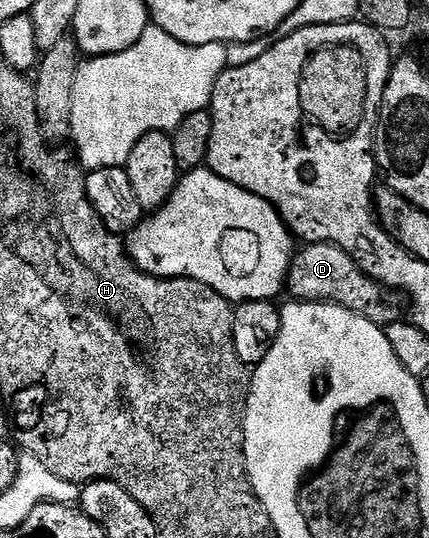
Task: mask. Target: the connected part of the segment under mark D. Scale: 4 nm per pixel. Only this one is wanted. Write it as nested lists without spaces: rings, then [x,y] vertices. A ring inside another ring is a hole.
[[[318,243],[317,245],[305,244],[303,248],[301,253],[299,250],[293,256],[286,282],[287,292],[289,294],[292,292],[297,302],[337,305],[346,311],[354,311],[354,315],[362,315],[362,319],[370,319],[370,323],[381,327],[401,320],[401,294],[370,279],[370,275],[366,275],[358,267],[355,259],[346,251],[342,251],[342,247]]]

